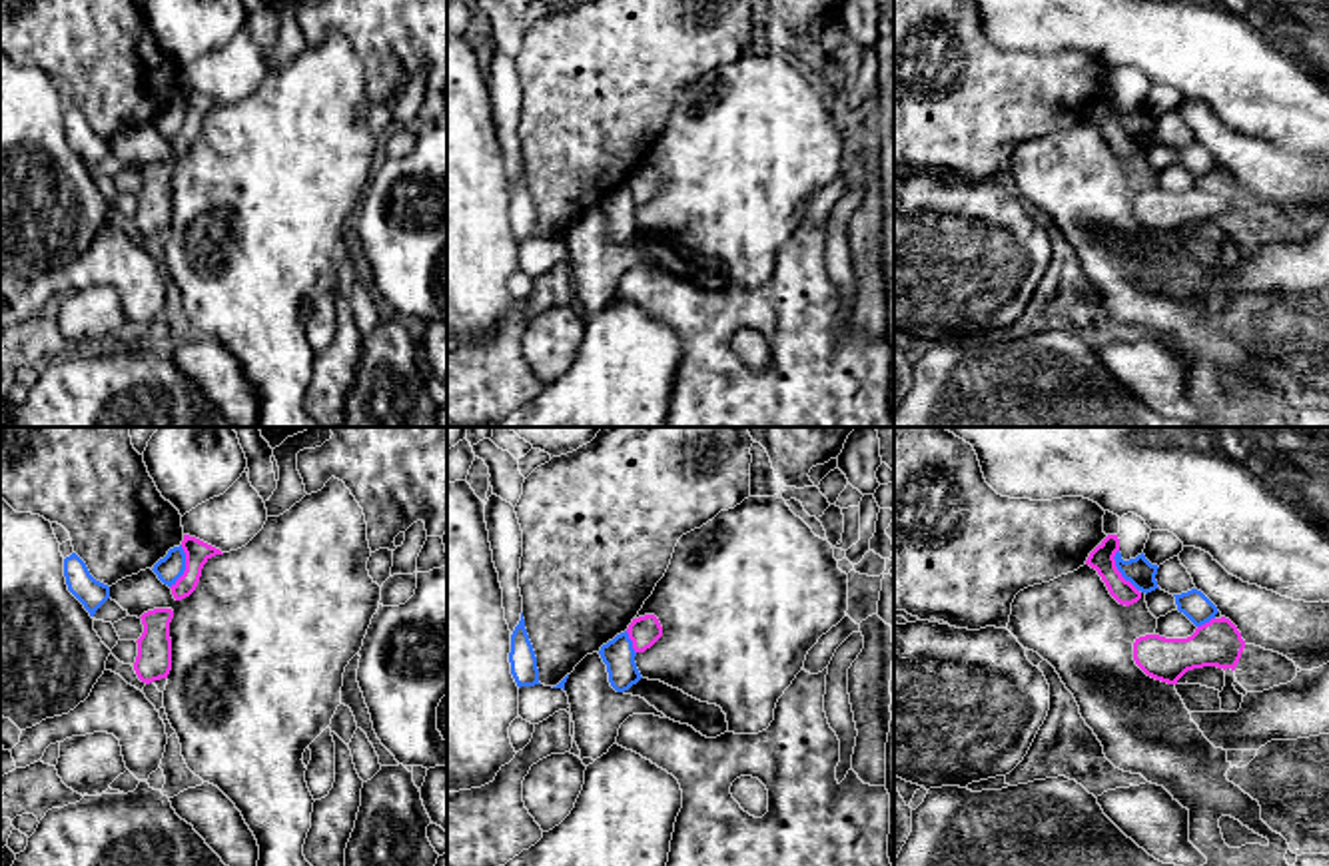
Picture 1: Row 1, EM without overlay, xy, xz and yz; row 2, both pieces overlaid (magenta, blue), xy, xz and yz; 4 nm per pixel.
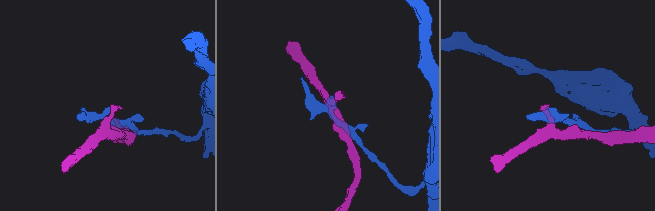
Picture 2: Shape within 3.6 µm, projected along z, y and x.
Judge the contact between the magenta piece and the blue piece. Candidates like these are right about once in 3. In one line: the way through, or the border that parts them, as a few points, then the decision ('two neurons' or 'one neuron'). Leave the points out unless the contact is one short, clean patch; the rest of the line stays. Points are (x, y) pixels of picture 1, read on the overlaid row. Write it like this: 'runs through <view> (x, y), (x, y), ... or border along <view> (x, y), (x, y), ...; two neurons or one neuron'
two neurons

